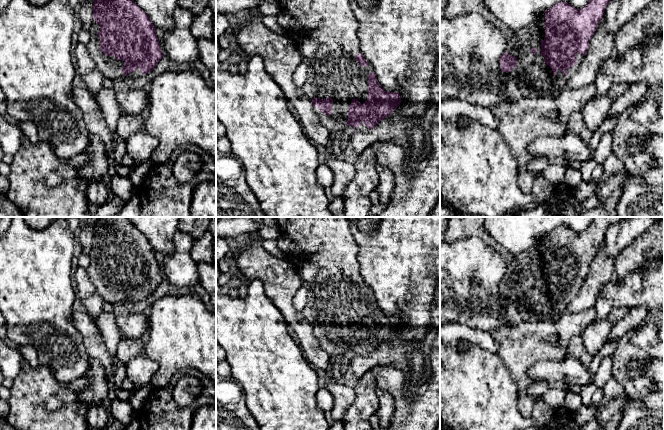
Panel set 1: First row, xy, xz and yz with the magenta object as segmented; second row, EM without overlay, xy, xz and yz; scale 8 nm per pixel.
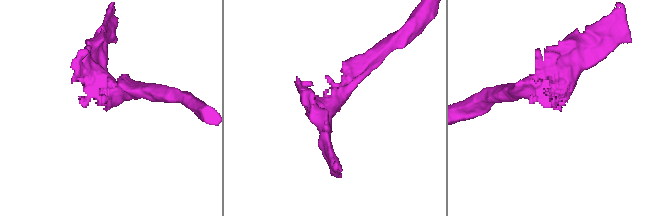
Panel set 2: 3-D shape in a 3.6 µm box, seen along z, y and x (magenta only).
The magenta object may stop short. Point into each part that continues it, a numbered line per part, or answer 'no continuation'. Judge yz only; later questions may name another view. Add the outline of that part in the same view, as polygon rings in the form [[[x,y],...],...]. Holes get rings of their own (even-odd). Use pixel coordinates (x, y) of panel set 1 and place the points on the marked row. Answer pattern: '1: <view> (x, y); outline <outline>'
1: yz (532, 72); outline [[[448,0],[442,16],[445,18],[453,18],[471,13],[480,14],[486,21],[493,23],[502,30],[506,39],[506,52],[508,52],[510,56],[515,56],[517,58],[517,66],[513,68],[511,72],[507,73],[502,72],[500,67],[500,72],[502,74],[512,76],[516,80],[517,84],[522,88],[530,88],[536,91],[558,94],[567,88],[570,78],[578,71],[582,61],[584,60],[584,56],[582,56],[581,53],[577,53],[577,63],[572,68],[566,69],[569,73],[568,76],[566,76],[560,69],[558,69],[556,76],[553,75],[552,69],[545,63],[545,57],[541,55],[541,41],[545,39],[545,12],[538,15],[532,22],[517,31],[509,29],[505,24],[498,21],[484,6],[483,0]]]

